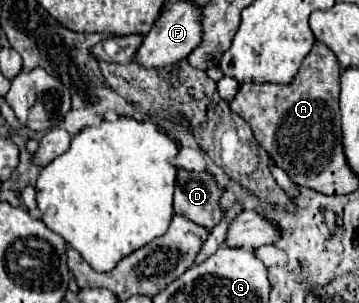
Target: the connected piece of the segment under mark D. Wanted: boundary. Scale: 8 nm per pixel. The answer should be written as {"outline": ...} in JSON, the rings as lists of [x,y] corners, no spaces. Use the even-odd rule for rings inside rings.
{"outline":[[[179,169],[175,181],[173,209],[189,221],[203,225],[205,229],[213,229],[223,219],[223,211],[219,207],[221,193],[223,189],[207,171],[191,173]]]}

